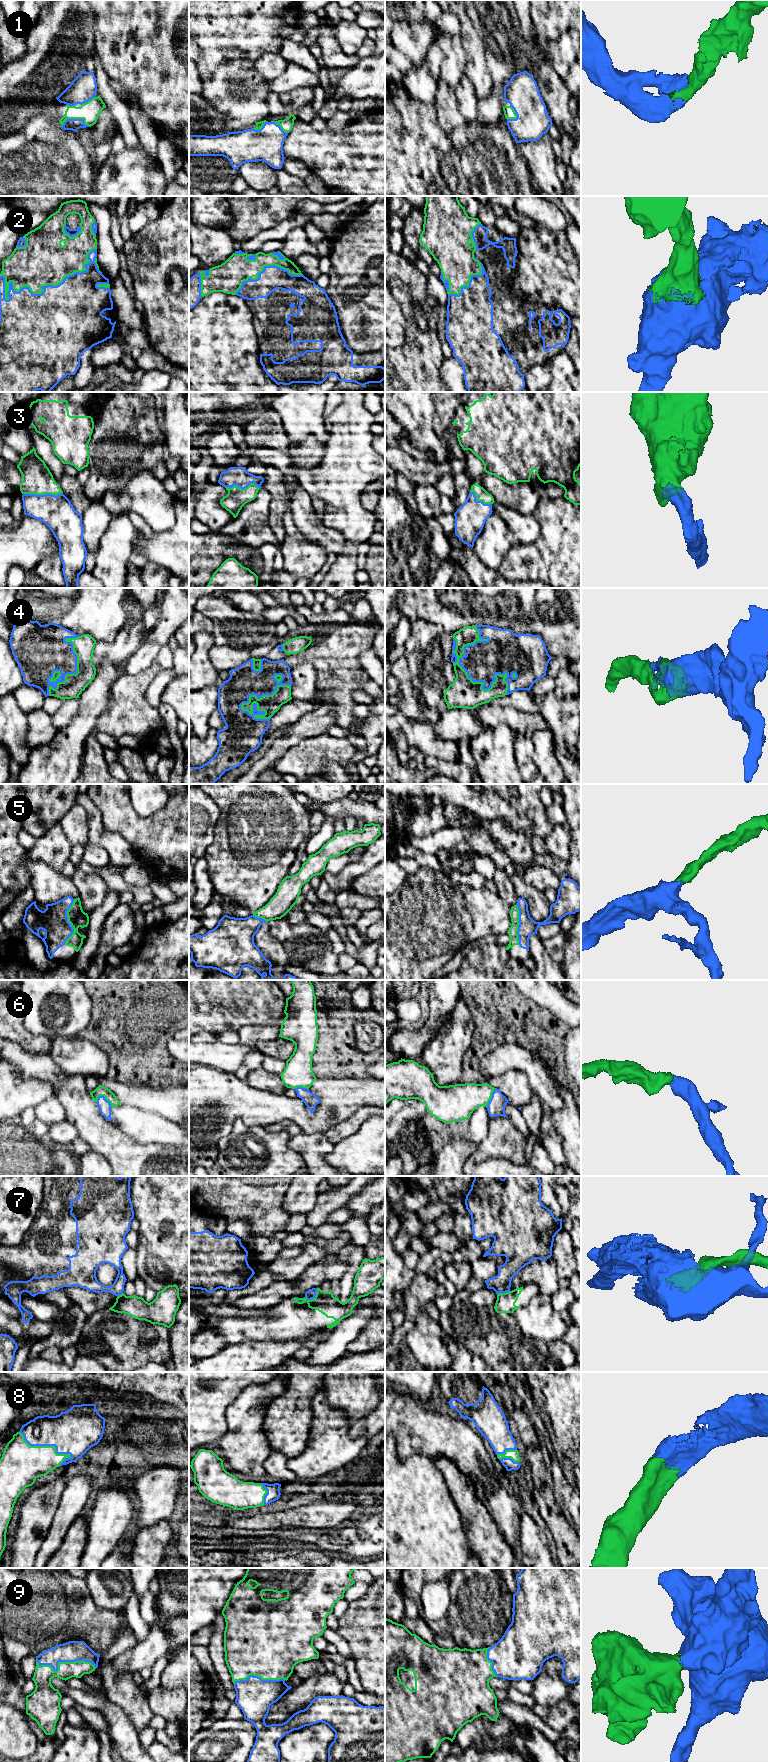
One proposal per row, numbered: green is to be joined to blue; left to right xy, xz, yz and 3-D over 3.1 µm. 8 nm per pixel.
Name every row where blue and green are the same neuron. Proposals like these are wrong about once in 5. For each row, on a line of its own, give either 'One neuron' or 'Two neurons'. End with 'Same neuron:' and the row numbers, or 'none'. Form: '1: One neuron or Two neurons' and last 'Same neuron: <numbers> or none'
1: One neuron
2: One neuron
3: One neuron
4: One neuron
5: One neuron
6: One neuron
7: Two neurons
8: One neuron
9: One neuron
Same neuron: 1, 2, 3, 4, 5, 6, 8, 9

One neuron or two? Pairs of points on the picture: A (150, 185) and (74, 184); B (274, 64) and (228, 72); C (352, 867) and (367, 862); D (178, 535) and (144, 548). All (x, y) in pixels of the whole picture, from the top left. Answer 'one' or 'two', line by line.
A: two
B: two
C: one
D: one

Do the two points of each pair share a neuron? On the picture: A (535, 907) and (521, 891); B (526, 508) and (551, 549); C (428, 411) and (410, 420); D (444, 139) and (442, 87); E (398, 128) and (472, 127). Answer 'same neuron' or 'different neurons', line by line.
A: same neuron
B: different neurons
C: same neuron
D: different neurons
E: same neuron

